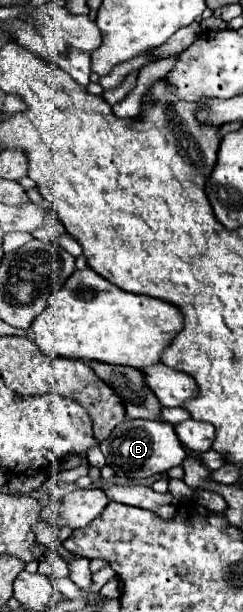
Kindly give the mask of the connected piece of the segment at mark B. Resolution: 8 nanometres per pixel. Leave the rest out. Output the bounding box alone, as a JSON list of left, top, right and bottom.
[100,418,186,478]

